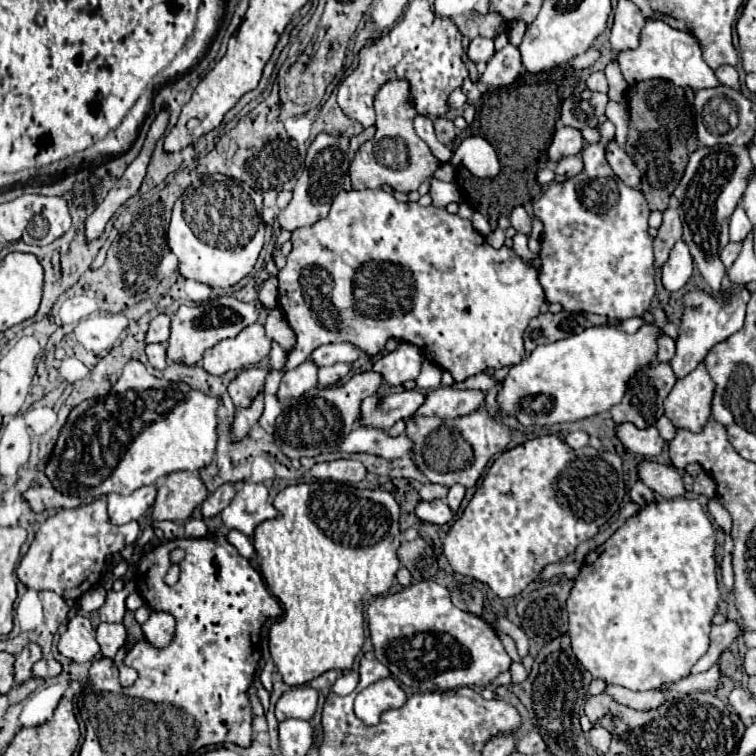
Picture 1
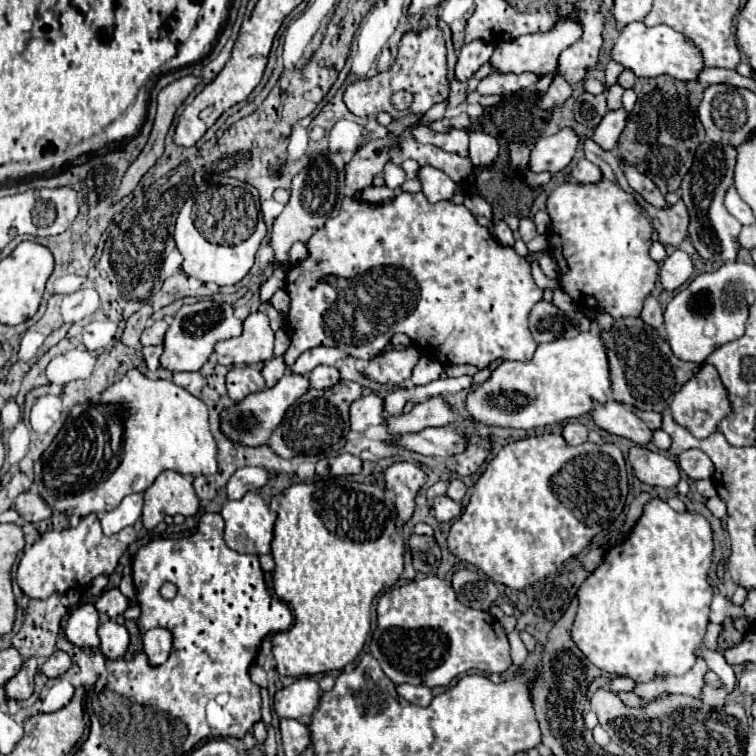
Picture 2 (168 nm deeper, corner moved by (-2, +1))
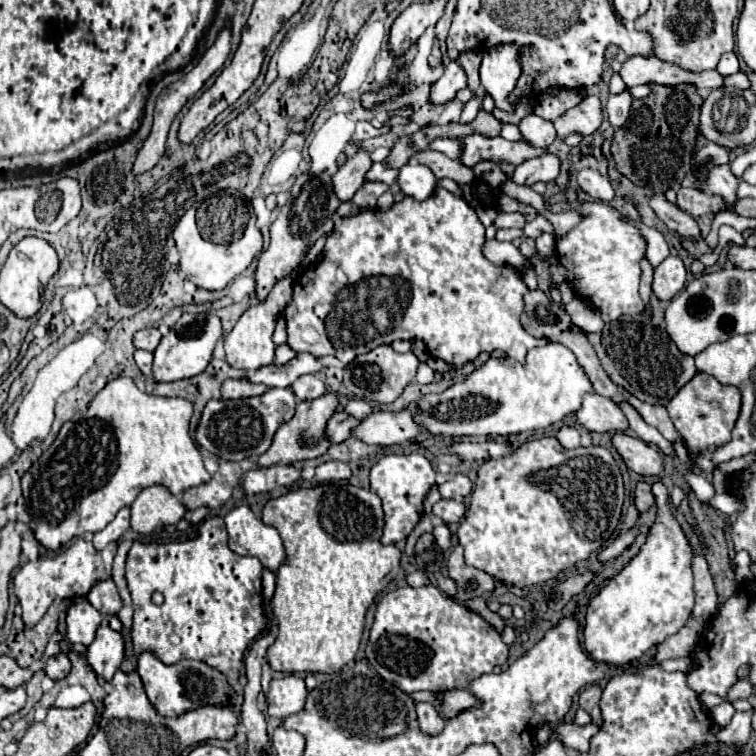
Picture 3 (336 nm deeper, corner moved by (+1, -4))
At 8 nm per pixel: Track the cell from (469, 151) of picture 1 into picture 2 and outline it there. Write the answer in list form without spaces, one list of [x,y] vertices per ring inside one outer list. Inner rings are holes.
[[[471,131],[469,133],[469,159],[475,167],[491,167],[497,159],[499,143],[495,137],[483,133],[483,131]]]

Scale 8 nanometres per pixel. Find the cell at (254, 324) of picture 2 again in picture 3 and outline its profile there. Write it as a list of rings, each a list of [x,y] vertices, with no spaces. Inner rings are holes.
[[[282,278],[274,286],[274,290],[268,294],[268,298],[264,302],[260,302],[258,306],[248,308],[240,316],[240,320],[234,326],[234,330],[224,338],[226,360],[230,362],[230,366],[242,368],[242,370],[256,370],[260,366],[266,366],[266,364],[272,364],[274,362],[274,350],[276,350],[276,344],[272,342],[274,322],[276,322],[278,312],[282,312],[288,306],[290,294],[292,294],[292,286],[294,286],[294,280],[292,278]]]

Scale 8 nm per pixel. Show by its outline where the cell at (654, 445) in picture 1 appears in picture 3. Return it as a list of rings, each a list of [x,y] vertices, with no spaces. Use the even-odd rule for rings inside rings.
[[[590,392],[584,396],[582,408],[574,412],[578,424],[586,430],[594,432],[608,432],[608,430],[628,430],[628,420],[622,410],[606,396]]]

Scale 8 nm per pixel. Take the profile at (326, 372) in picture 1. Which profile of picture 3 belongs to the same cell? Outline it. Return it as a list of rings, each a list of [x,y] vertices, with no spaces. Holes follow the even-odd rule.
[[[304,374],[302,378],[296,378],[294,386],[290,386],[294,396],[304,402],[304,400],[314,400],[320,398],[326,392],[326,386],[322,380],[318,380],[314,374]]]

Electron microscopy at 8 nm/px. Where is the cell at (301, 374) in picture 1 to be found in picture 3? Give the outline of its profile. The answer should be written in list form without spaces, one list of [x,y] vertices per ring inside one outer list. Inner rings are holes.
[[[270,388],[262,396],[240,400],[210,400],[196,428],[196,442],[222,460],[256,460],[270,448],[270,442],[282,422],[294,416],[296,396],[290,388]]]

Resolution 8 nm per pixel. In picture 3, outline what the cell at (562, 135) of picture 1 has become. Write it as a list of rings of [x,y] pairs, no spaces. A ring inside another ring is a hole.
[[[554,154],[530,158],[514,168],[512,182],[532,186],[534,182],[552,182],[560,172],[560,160]]]

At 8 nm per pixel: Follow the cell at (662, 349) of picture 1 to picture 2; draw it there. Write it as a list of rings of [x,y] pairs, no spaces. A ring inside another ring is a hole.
[[[649,295],[645,299],[643,311],[641,311],[641,319],[645,321],[645,325],[651,325],[653,329],[661,331],[661,327],[663,327],[663,311],[661,311],[659,301],[653,295]]]

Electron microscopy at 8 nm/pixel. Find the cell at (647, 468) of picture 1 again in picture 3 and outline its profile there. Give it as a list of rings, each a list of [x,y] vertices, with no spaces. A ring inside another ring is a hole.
[[[616,432],[612,436],[612,444],[630,470],[634,470],[634,472],[638,472],[640,476],[646,476],[646,478],[660,476],[662,454],[654,446],[650,446],[650,444],[642,442],[640,438],[630,436],[626,432]]]

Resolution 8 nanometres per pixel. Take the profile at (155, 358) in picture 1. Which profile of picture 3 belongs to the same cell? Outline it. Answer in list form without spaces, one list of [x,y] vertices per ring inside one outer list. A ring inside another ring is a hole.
[[[136,350],[134,360],[136,360],[136,364],[138,364],[138,368],[140,368],[142,374],[146,374],[146,376],[152,374],[152,354],[150,354],[150,352],[146,352],[146,350]]]

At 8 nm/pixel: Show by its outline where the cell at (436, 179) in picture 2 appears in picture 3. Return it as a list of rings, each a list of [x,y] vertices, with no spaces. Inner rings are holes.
[[[408,162],[398,172],[398,186],[406,196],[412,196],[416,200],[426,200],[438,184],[436,176],[428,166],[422,166],[418,162]]]

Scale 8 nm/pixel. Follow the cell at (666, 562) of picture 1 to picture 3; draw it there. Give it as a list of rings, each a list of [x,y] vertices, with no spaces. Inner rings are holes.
[[[660,478],[652,484],[658,506],[656,522],[640,554],[634,556],[620,574],[590,602],[584,626],[584,648],[596,662],[630,664],[652,644],[676,634],[688,620],[694,606],[692,546],[668,508],[668,490]]]

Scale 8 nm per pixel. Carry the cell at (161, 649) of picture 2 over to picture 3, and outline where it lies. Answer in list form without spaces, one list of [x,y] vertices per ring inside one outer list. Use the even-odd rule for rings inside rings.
[[[144,652],[138,658],[138,674],[144,682],[144,690],[148,694],[150,704],[162,716],[178,716],[186,710],[196,710],[198,706],[228,706],[234,696],[232,686],[226,682],[226,676],[204,662],[190,660],[190,666],[166,666],[150,652]],[[192,690],[192,696],[188,694]]]

